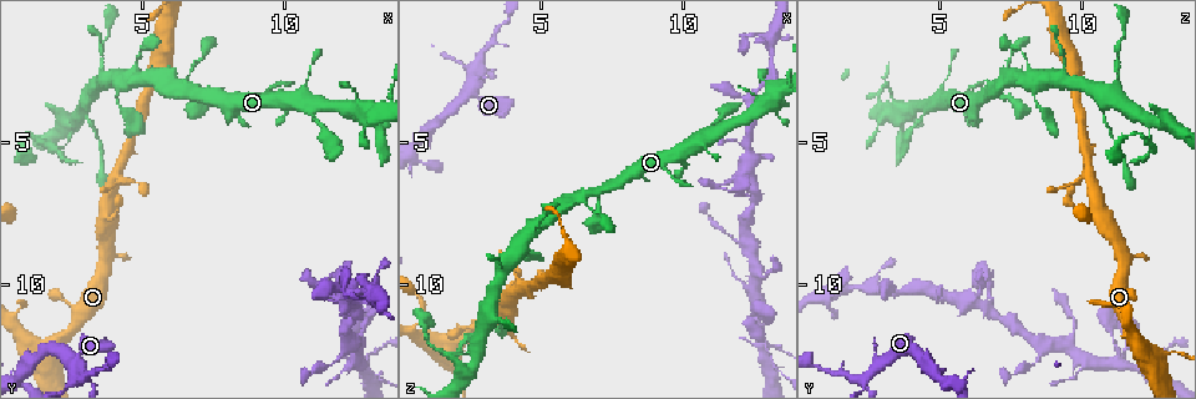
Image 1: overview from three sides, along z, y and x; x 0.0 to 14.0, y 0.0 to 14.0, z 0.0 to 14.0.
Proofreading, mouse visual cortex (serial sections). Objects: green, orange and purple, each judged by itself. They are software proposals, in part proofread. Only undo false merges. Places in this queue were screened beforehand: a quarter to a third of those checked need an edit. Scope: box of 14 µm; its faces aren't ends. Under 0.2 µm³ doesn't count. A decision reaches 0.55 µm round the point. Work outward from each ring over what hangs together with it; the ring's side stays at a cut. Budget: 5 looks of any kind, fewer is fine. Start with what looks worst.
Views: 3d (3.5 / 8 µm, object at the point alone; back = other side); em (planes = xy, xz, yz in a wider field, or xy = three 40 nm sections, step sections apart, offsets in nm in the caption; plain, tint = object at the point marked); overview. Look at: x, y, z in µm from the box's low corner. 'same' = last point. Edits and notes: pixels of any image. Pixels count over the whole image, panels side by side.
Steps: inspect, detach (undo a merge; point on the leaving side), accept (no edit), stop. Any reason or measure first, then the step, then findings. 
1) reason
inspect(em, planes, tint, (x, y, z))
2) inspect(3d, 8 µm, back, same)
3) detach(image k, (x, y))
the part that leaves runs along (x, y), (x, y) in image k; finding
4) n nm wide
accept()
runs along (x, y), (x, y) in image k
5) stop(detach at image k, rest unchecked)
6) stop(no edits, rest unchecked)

inspect(3d, 3.5 µm, (2.3, 5.2, 12.5))

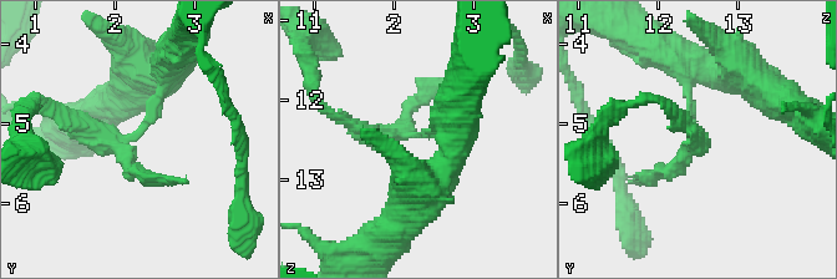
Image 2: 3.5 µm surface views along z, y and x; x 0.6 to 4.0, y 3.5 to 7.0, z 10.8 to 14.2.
shape alone is not enough
inspect(em, xy, step 1, tint, (2.25, 5.10, 12.40))

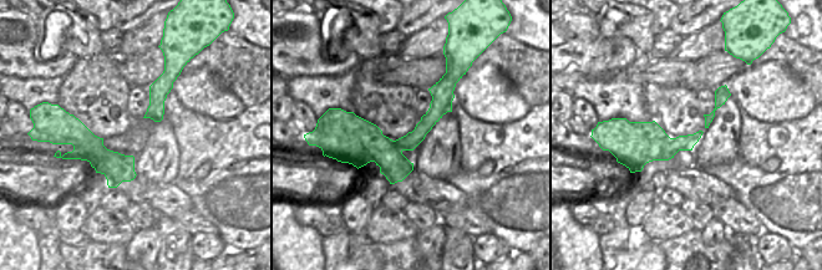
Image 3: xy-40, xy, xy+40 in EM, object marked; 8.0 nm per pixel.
detach(image 2, (685, 158))
the part that leaves runs along (690, 125), (694, 140), (665, 101) in image 2; two cells meet here

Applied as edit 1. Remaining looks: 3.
calibre changes
inspect(3d, 8 µm, (1.8, 12.4, 12.4))

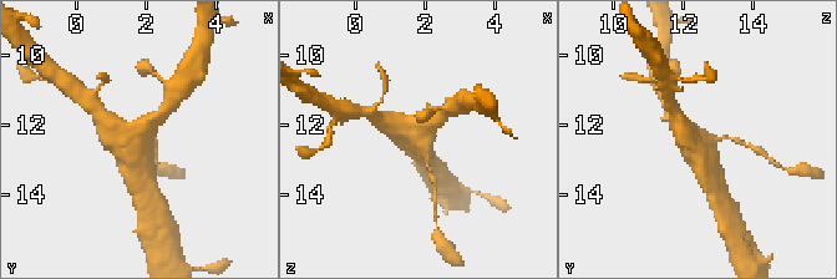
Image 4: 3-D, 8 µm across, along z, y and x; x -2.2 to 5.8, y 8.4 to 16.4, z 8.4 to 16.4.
inspect(em, xy, step 5, tint, (1.8, 12.4, 12.5))

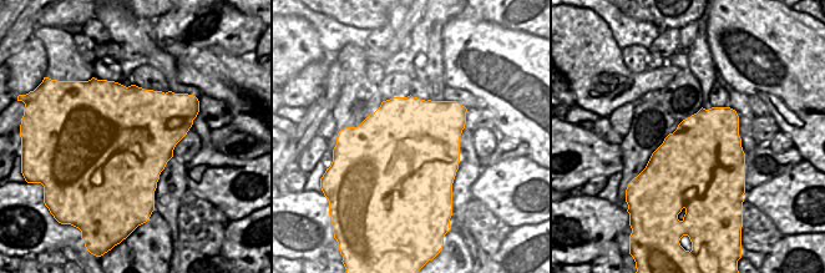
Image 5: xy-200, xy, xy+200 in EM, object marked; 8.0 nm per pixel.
accept()
runs along (161, 116), (133, 136), (106, 120) in image 4; continuous, no second cell

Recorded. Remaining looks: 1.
stop(detach at image 2, rest unchecked)

